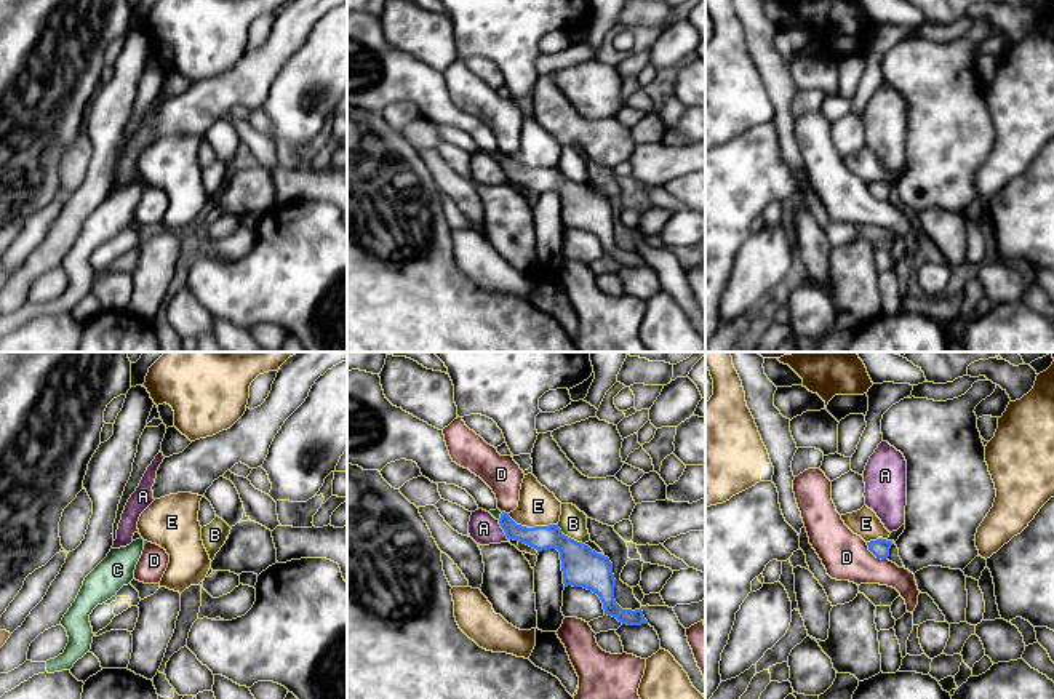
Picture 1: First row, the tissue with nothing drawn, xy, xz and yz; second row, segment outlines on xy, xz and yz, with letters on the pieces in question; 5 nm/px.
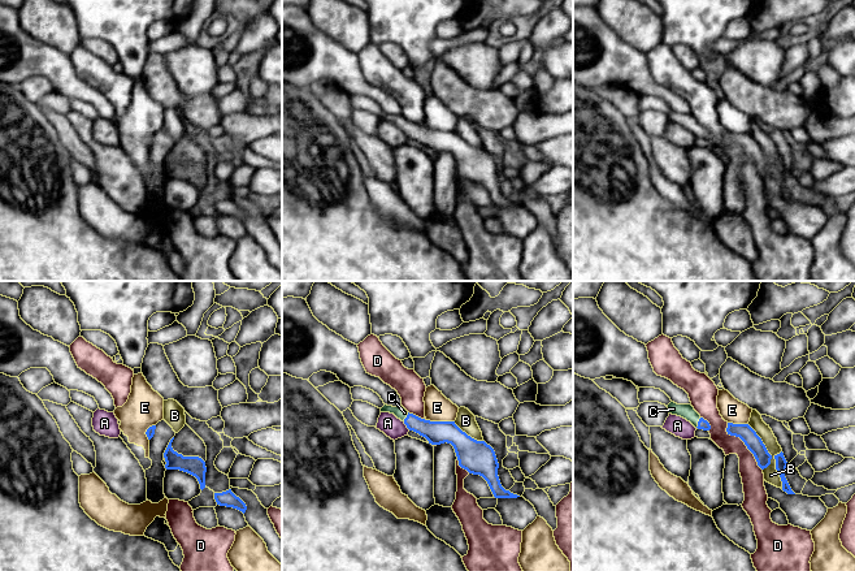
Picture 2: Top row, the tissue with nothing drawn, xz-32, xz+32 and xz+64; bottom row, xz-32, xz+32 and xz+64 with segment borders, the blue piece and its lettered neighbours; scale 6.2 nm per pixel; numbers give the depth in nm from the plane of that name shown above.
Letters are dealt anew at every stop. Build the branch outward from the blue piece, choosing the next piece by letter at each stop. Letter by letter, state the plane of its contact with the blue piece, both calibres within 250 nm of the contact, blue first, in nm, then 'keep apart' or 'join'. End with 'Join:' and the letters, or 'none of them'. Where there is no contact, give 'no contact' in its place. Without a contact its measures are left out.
A: contact in xz; calibres 120 and 160 nm; keep apart
B: contact in xz; calibres 200 and 140 nm; keep apart
C: contact in xz; calibres 120 and 50 nm; join
D: contact in yz; calibres 90 and 240 nm; keep apart
E: contact in xz; calibres 150 and 190 nm; keep apart
Join: C

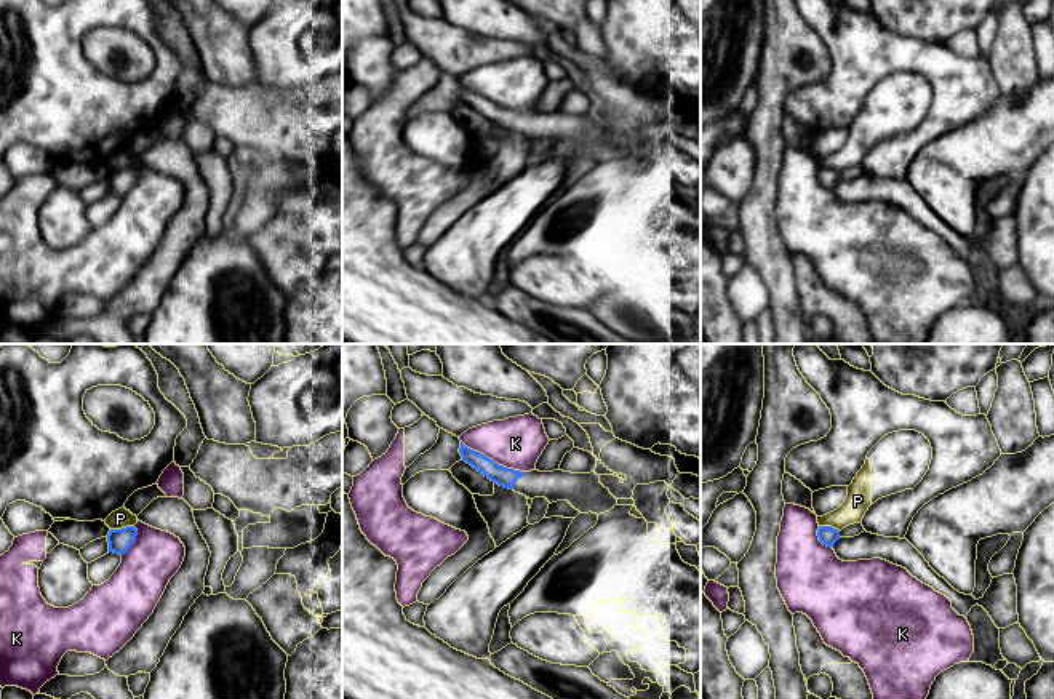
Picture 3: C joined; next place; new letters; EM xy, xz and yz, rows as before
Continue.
K: contact in xz; calibres 100 and 260 nm; keep apart
P: contact in xy; calibres 110 and 100 nm; keep apart
Join: none of them

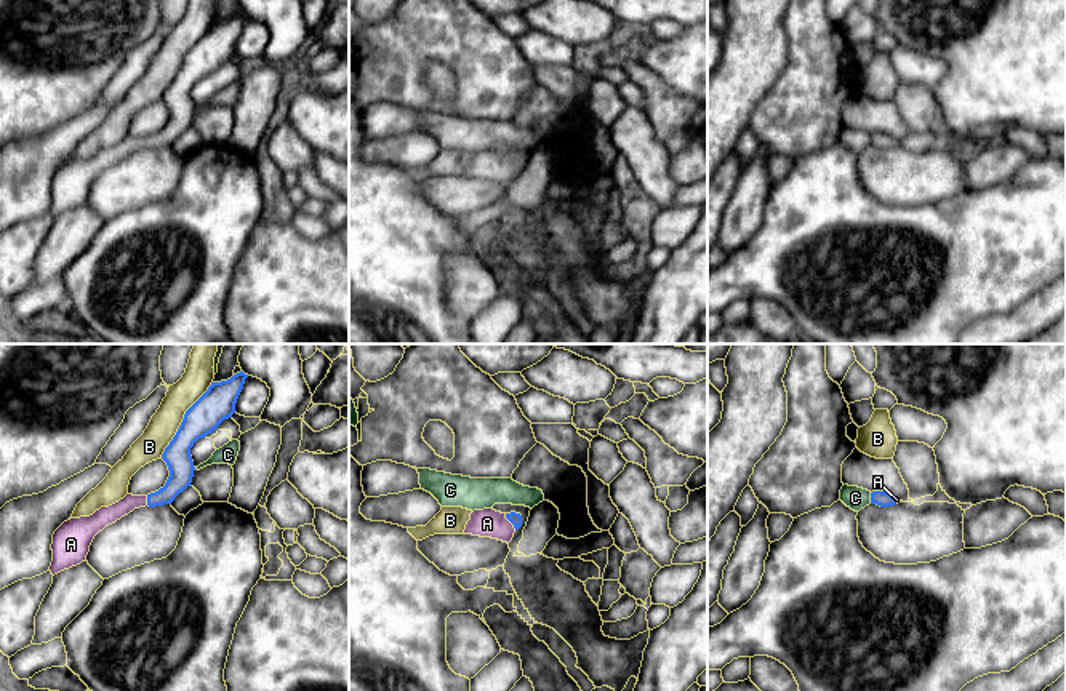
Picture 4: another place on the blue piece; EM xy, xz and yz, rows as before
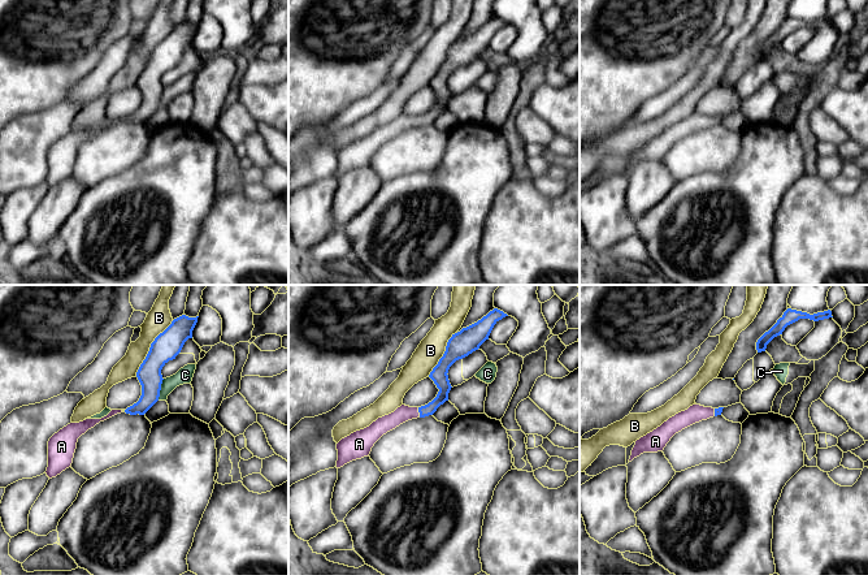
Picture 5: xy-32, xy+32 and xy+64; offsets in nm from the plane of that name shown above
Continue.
A: contact in xz; calibres 60 and 140 nm; join
B: contact in xy; calibres 170 and 150 nm; keep apart
C: contact in yz; calibres 80 and 120 nm; keep apart
Join: A

